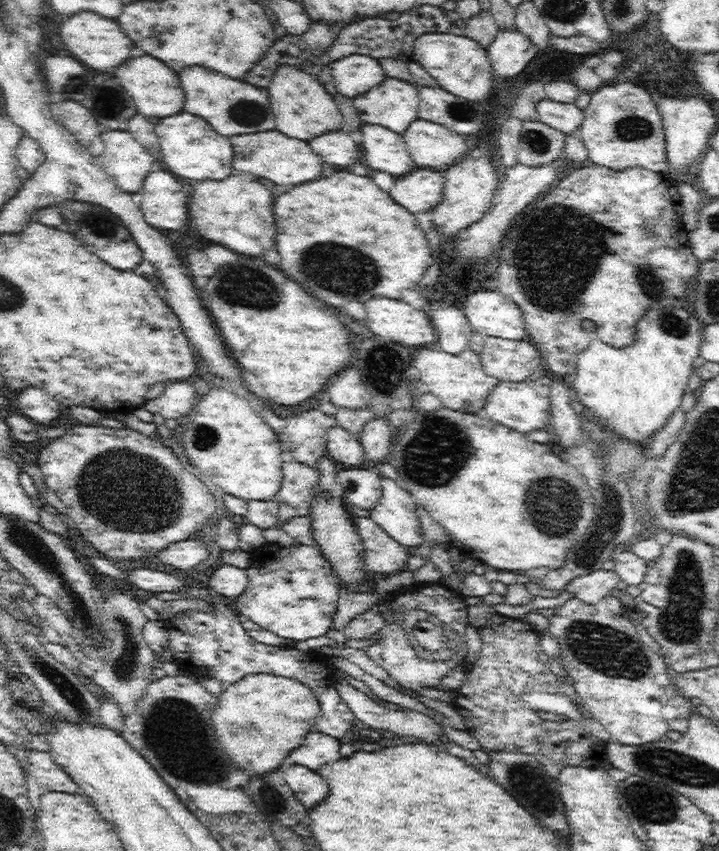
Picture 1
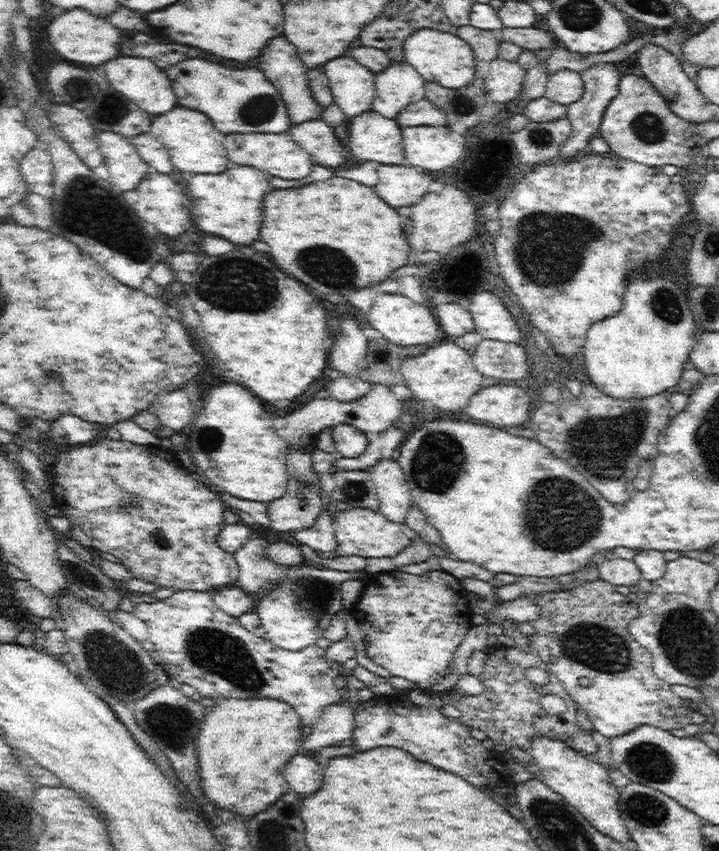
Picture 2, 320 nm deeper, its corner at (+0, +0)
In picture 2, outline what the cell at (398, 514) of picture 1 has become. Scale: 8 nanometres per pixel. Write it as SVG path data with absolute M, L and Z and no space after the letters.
M384 460L372 467L371 474L377 489L378 512L396 524L405 524L412 505L411 489L396 461Z

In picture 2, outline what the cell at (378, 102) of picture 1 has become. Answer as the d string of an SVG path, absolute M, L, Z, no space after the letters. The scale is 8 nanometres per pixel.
M407 61L390 63L388 68L375 73L373 110L386 118L394 119L408 104L425 97L425 80Z

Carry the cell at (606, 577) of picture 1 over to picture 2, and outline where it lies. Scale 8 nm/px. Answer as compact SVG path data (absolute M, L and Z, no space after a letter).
M606 558L598 563L598 572L601 580L613 586L626 586L635 589L641 580L640 569L633 560L624 558Z

